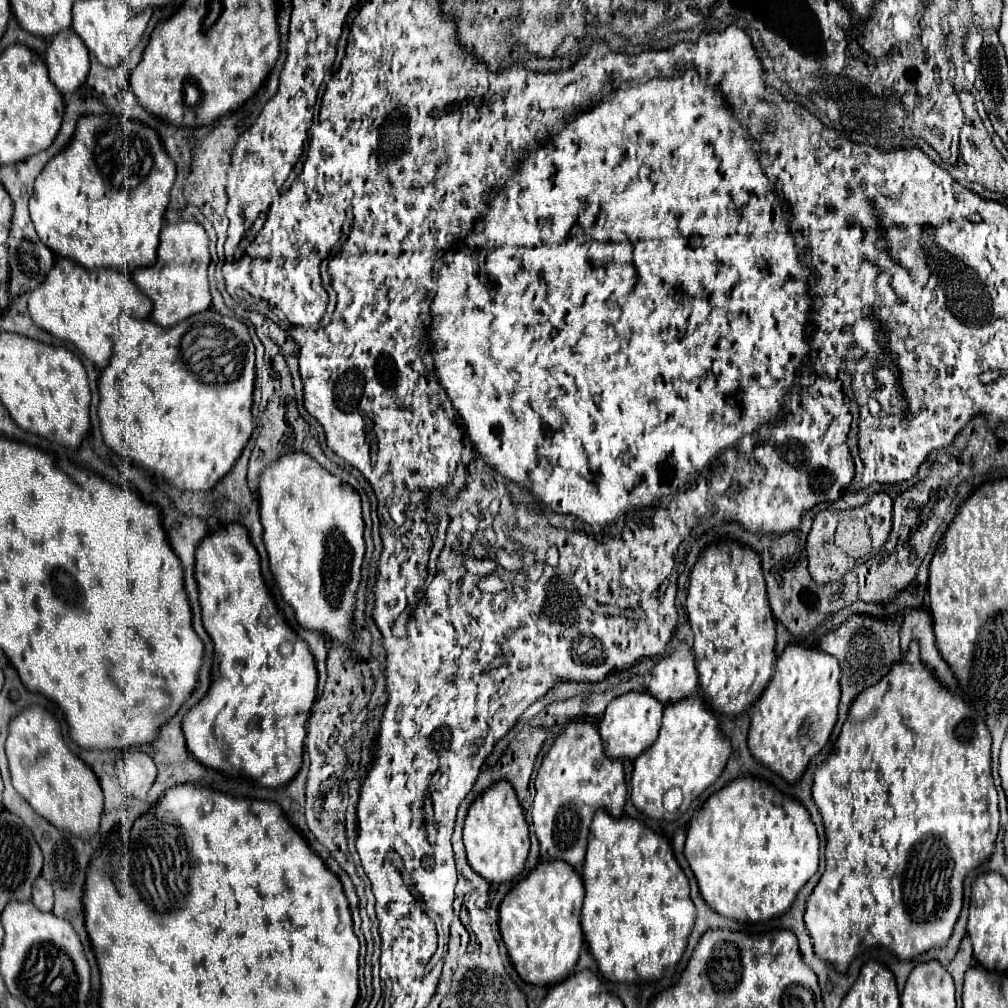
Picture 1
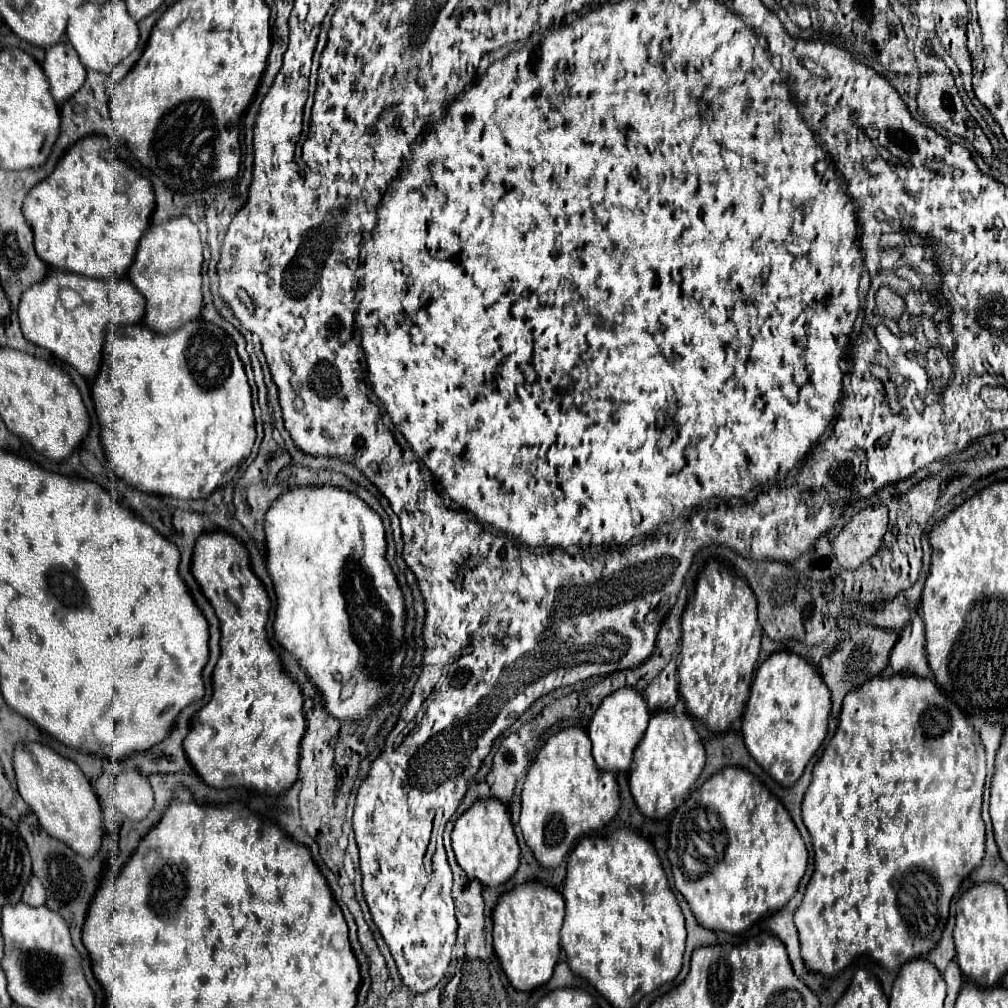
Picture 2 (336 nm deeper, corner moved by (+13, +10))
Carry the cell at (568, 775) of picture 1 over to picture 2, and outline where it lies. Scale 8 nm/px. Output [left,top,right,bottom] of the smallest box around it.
[519,727,619,869]

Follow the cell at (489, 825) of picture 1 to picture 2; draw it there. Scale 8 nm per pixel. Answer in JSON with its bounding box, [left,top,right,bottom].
[451,799,519,887]

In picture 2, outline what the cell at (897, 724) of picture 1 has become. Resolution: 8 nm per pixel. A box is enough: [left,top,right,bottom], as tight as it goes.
[793,673,985,977]

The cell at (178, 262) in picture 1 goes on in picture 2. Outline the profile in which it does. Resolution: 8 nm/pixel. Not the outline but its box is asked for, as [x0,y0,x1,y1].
[127,217,203,333]

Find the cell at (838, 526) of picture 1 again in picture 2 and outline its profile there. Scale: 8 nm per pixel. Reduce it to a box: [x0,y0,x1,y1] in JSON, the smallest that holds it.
[833,503,887,569]

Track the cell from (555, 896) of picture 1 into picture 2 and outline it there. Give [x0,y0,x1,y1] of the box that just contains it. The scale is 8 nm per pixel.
[493,881,565,991]

